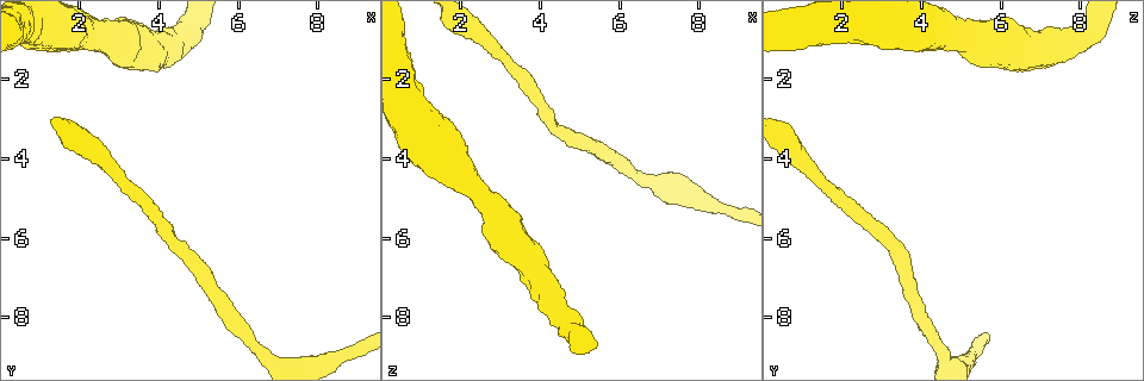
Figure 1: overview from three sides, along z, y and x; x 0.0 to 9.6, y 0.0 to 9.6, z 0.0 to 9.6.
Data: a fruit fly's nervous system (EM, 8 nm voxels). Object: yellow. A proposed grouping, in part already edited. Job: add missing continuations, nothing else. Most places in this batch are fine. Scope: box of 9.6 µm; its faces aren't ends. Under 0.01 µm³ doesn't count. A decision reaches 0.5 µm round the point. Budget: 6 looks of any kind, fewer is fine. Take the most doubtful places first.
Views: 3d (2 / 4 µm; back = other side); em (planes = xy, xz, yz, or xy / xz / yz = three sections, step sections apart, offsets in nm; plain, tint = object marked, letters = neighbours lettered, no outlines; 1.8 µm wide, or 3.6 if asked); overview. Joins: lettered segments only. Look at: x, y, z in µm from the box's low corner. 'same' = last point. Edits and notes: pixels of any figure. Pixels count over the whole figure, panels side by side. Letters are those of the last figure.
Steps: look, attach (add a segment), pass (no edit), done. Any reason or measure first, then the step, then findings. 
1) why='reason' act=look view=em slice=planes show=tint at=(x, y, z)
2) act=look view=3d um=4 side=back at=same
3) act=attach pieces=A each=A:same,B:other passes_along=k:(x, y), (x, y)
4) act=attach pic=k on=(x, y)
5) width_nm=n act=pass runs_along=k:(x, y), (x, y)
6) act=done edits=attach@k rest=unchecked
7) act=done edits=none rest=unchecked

why='thick turns thin' act=look view=3d um=4 at=(2.70, 4.10, 1.05)

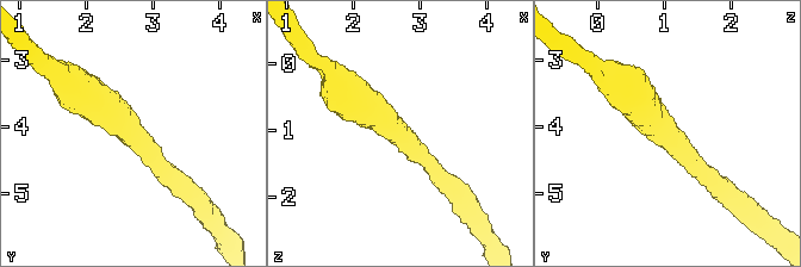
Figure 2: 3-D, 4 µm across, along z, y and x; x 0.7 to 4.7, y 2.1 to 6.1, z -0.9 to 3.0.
arm_widths_nm=280,550 act=look view=em slice=xy step=16 show=tint at=(2.65, 4.15, 1.00)

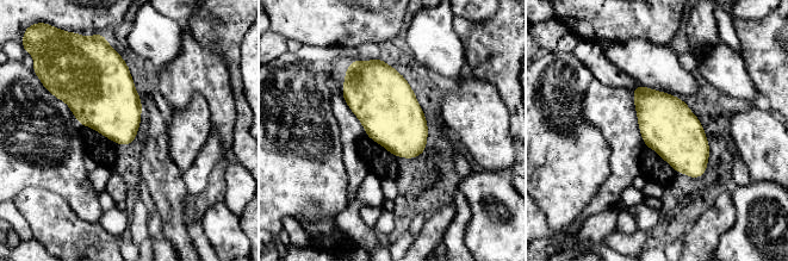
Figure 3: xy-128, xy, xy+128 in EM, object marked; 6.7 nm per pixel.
act=look view=em slice=planes show=letters at=same

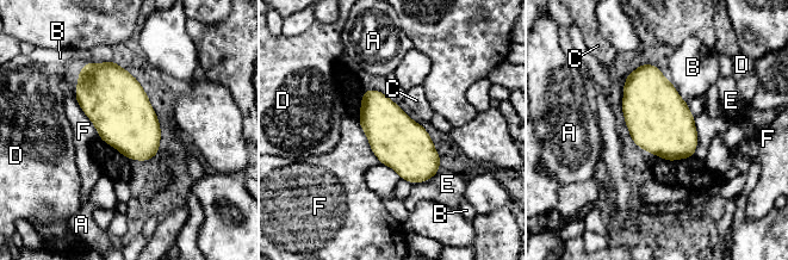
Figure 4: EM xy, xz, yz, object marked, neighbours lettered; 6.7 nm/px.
act=pass each=A:other,B:other,C:other,D:other,E:other,F:other border=4:(73, 96), (99, 136) found='no lettered segment goes on from it'

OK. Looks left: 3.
why='calibre changes' act=look view=3d um=2 at=(8.40, 9.05, 5.25)

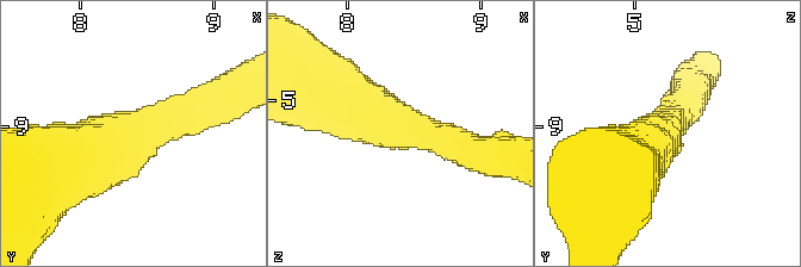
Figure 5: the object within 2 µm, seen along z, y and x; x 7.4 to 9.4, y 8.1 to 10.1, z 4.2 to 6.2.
arm_widths_nm=300,600 act=look view=em slice=yz step=16 show=tint at=(8.44, 9.06, 5.22)

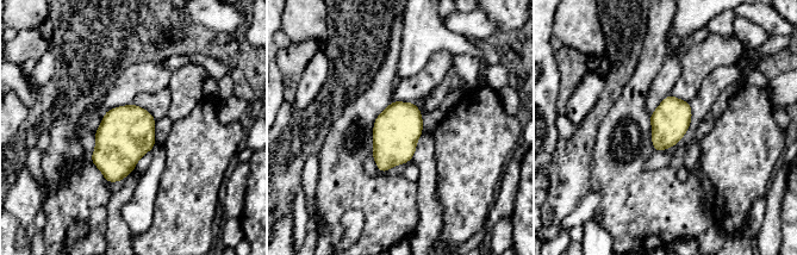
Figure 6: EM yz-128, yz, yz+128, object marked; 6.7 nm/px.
why='another direction' act=look view=em slice=planes show=letters at=same

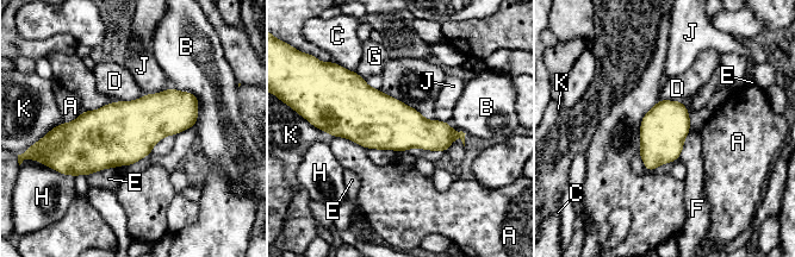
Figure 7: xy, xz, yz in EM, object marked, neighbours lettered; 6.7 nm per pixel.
act=pass each=A:other,B:other,C:other,D:other,E:other,F:other,G:other,H:other,J:other,K:other found='none of them fits'

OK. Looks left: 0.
act=done edits=none rest=unchecked

